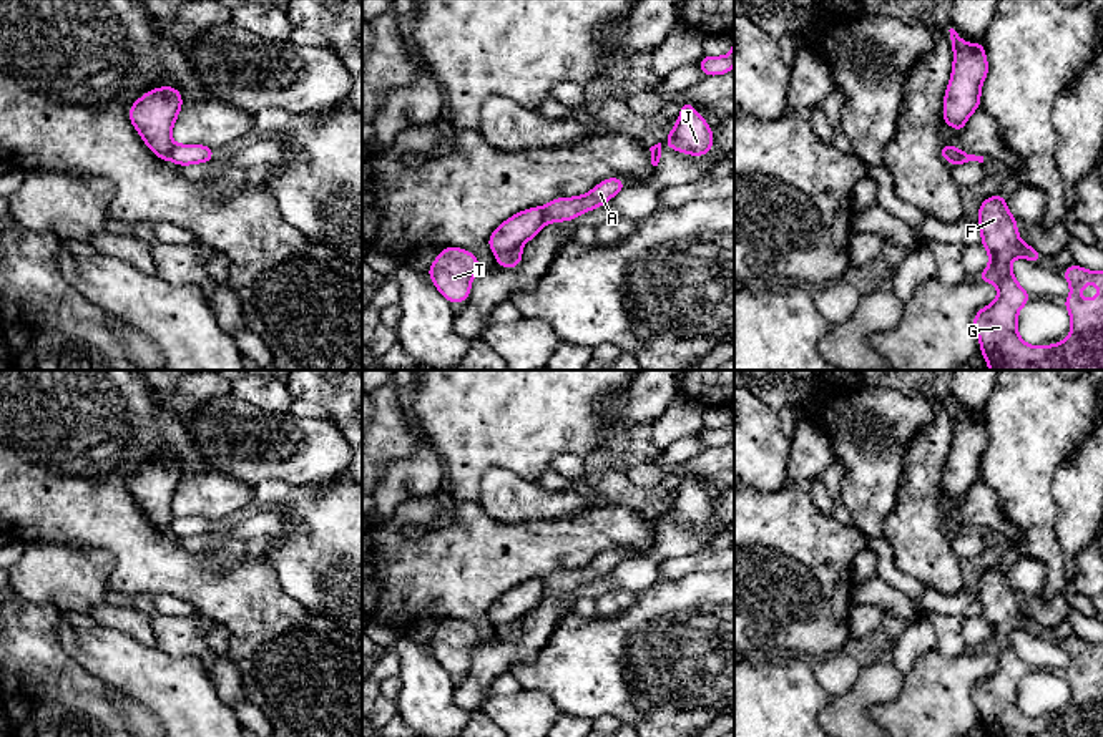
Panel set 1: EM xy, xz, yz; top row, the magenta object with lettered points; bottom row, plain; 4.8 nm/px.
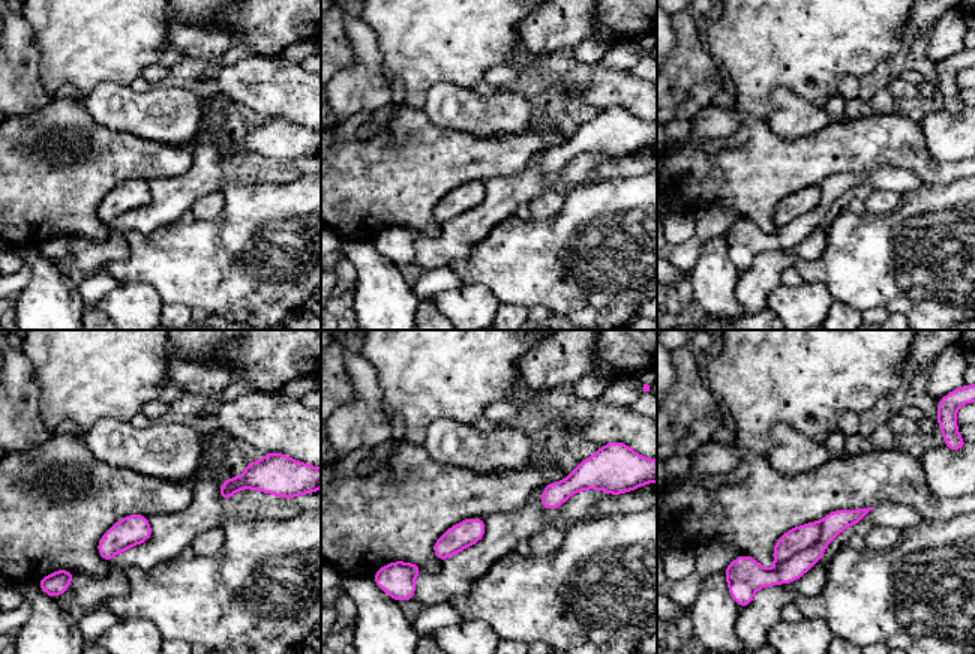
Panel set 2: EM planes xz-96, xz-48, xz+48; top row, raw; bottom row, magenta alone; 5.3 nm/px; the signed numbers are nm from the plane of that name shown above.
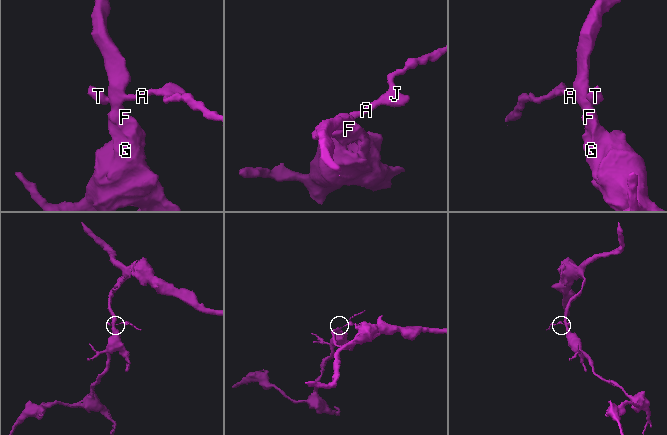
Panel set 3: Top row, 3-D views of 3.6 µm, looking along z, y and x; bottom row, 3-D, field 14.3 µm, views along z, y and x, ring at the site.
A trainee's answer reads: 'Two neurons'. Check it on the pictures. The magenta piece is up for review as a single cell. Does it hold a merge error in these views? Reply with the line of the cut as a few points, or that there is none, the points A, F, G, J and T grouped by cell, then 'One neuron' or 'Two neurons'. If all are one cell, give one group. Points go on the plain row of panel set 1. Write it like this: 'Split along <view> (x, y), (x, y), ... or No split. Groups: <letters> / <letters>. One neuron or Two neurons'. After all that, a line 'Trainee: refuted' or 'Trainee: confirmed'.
Split along xz (517, 619), (497, 629). Groups: A J T / F G. Two neurons
Trainee: confirmed

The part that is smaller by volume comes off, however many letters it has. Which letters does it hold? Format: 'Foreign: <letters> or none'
Foreign: A, J, T

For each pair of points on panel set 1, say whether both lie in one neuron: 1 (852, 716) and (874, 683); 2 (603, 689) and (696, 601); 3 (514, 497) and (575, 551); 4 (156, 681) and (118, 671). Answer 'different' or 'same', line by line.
1: same
2: same
3: different
4: same

